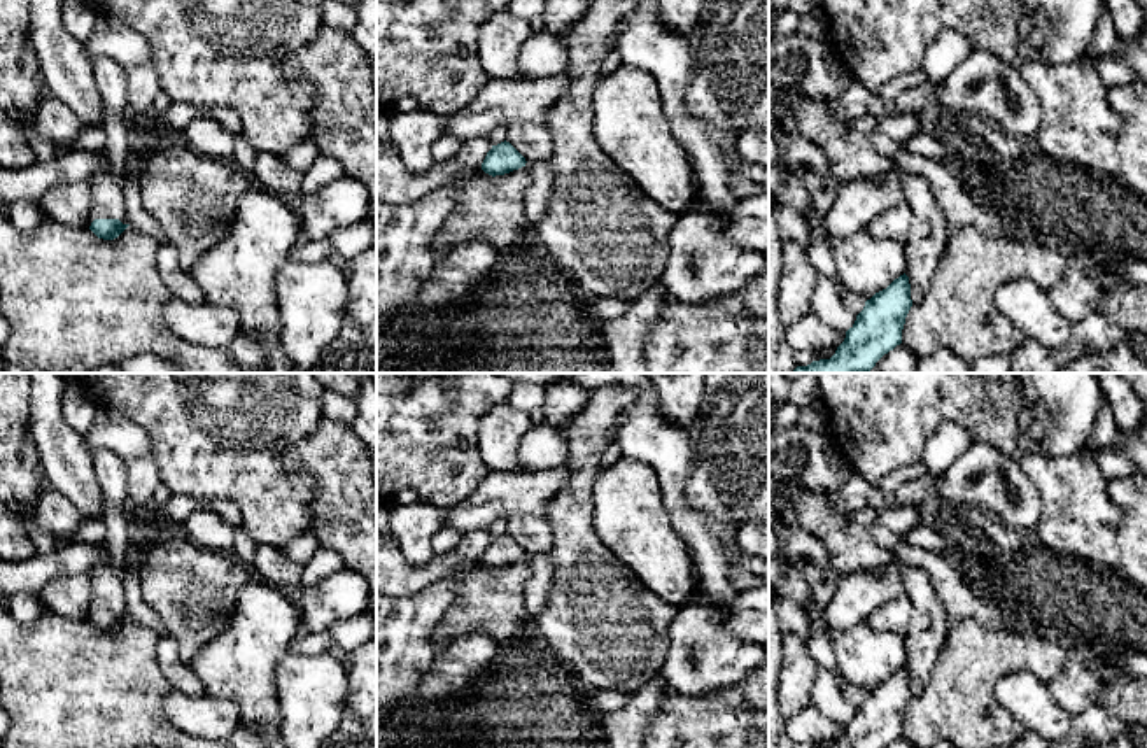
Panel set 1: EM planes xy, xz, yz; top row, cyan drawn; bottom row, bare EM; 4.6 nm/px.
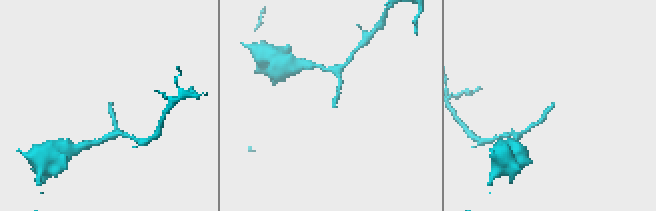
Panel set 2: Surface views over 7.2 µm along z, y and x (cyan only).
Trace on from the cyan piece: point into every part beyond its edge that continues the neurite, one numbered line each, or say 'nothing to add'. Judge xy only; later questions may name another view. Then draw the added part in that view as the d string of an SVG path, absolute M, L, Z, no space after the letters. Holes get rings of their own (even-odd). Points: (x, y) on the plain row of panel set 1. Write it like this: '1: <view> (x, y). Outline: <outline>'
1: xy (107, 584). Outline: M110 555L98 557L88 571L93 585L88 618L95 611L119 611L128 617L123 575L110 564Z

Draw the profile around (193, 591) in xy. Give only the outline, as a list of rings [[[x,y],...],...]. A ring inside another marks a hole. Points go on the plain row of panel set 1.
[[[180,531],[154,536],[138,568],[144,599],[187,664],[226,627],[240,589],[256,578],[235,554],[194,545]]]

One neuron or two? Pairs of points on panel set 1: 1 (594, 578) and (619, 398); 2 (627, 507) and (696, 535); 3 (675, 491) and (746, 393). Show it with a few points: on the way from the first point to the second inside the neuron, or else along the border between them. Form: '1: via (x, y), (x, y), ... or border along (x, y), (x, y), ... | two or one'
1: via (578, 533), (578, 484), (585, 444) | one
2: border along (661, 484), (668, 521), (694, 559) | two
3: border along (687, 428), (692, 456), (687, 503), (692, 508) | two

